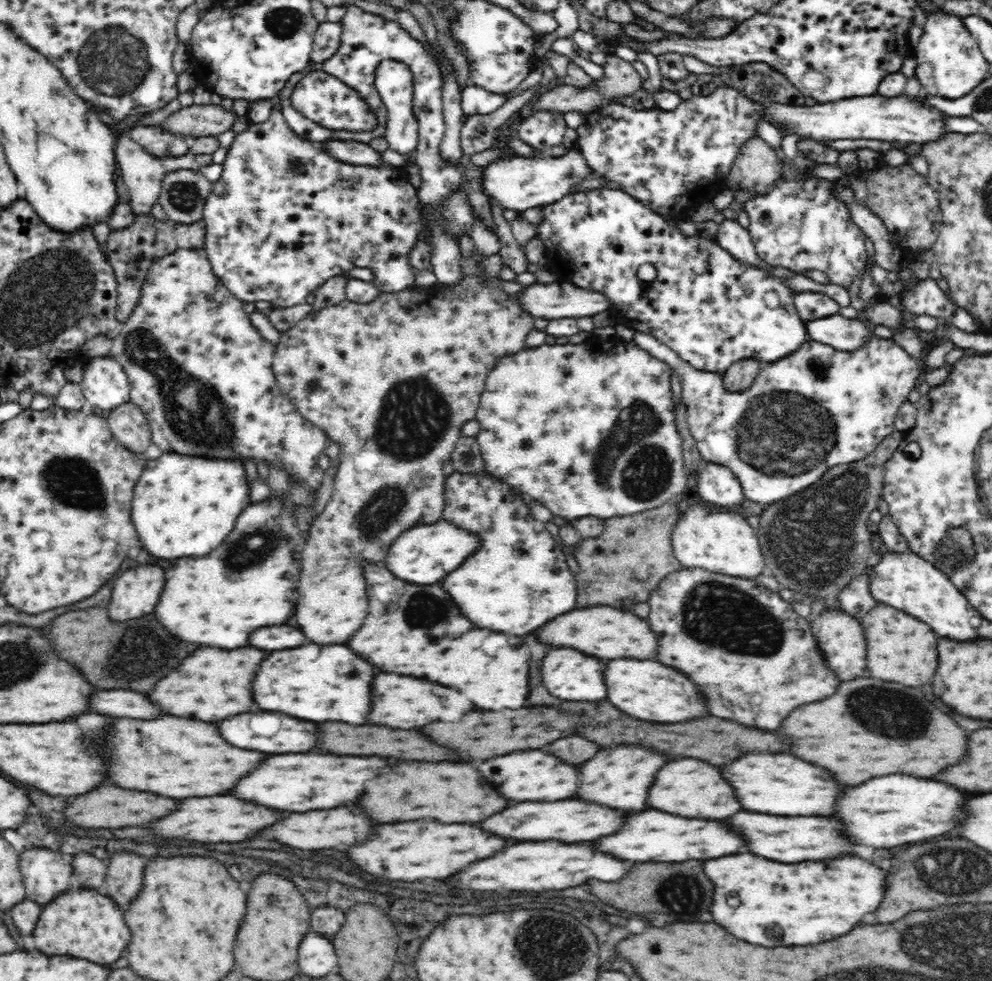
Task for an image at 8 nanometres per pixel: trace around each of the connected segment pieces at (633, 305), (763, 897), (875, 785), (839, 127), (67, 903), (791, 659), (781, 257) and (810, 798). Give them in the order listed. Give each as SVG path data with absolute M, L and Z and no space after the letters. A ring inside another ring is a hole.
M602 188L601 190L578 191L571 196L558 200L555 204L543 207L545 219L536 228L537 238L541 240L547 256L546 268L554 274L554 281L558 283L570 283L580 285L595 292L606 293L610 299L610 308L606 310L615 324L624 324L633 328L635 332L649 334L662 344L668 345L682 360L691 364L694 368L706 372L724 372L736 361L742 359L756 359L762 363L774 363L783 359L784 356L791 355L796 348L806 340L806 330L804 322L794 310L793 294L795 293L783 279L776 278L774 275L760 270L752 264L747 264L742 260L734 259L734 256L724 250L720 243L715 239L709 239L695 234L688 236L682 233L676 220L669 220L664 215L654 212L650 207L641 204L636 198L629 196L626 192L616 188ZM651 264L656 269L656 278L651 282L644 282L638 278L640 266Z
M738 854L738 856L726 856L718 860L708 860L706 862L706 874L716 882L716 896L714 896L714 906L712 906L712 916L714 922L720 926L728 928L736 938L752 942L752 944L764 944L768 948L776 946L800 946L800 944L820 944L820 940L832 940L832 936L844 936L848 928L856 928L856 924L862 922L866 914L872 914L872 908L880 908L880 896L884 896L884 870L876 868L874 864L862 860L862 858L844 858L844 860L834 860L834 862L802 862L802 864L782 864L782 862L772 862L772 860L760 860L760 856L752 854ZM732 898L738 898L738 904L732 906Z
M896 774L876 778L856 786L854 790L848 790L840 802L838 818L848 824L850 836L858 844L872 848L894 848L952 832L952 820L956 820L960 800L968 800L966 794L950 784Z
M878 95L863 96L854 99L840 99L834 103L816 103L815 105L794 106L771 102L764 104L762 118L764 123L777 129L779 133L796 135L800 139L815 142L835 142L837 140L878 140L898 144L934 143L949 134L945 123L942 123L939 109L924 110L918 102L904 98L884 97Z
M76 885L56 898L60 900L52 900L52 904L44 905L36 924L34 936L38 950L48 956L70 954L98 964L110 964L122 956L124 948L130 942L130 930L124 922L124 912L112 898Z
M702 568L677 569L651 590L648 603L651 612L645 620L654 632L662 634L660 662L692 678L710 700L714 716L730 718L744 726L776 730L776 724L780 724L792 708L824 700L828 692L836 692L836 684L842 684L842 680L836 680L836 676L828 672L810 621L796 615L792 605L780 594L772 593L754 579L706 572Z
M798 180L798 184L794 184L794 182L792 182L792 184L780 184L780 186L776 186L774 190L756 198L750 203L747 203L743 208L745 208L749 214L750 224L747 229L751 241L755 246L758 256L760 256L760 259L764 261L764 263L774 267L788 268L795 272L802 272L802 270L819 271L825 274L827 282L846 287L852 282L852 280L854 280L854 276L856 276L866 264L868 254L866 253L866 244L864 243L865 234L862 232L861 228L856 226L855 221L851 219L850 211L848 211L845 202L841 202L841 200L837 198L837 190L834 190L834 184L833 192L828 190L828 186L830 186L830 184L828 184L826 180L812 180L812 182L800 182L800 180Z
M750 754L732 764L732 770L724 770L724 776L734 782L746 810L770 816L824 816L832 808L836 788L840 788L840 782L832 780L824 768L816 768L792 754Z

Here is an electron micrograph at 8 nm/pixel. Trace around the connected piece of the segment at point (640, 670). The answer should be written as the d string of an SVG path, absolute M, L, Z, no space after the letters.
M610 660L606 670L606 682L610 700L648 722L658 724L676 724L676 720L688 720L688 716L708 716L704 708L700 708L700 696L692 692L692 680L680 676L674 668L668 668L660 662L652 660Z

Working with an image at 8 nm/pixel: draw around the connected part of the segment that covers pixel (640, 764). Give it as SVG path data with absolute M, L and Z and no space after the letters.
M640 746L606 748L596 758L582 764L584 780L582 780L580 798L612 808L626 808L626 810L646 808L648 784L652 784L652 776L656 776L656 768L660 768L664 760L672 760L672 758L664 756L664 752L648 752L648 748L640 748Z

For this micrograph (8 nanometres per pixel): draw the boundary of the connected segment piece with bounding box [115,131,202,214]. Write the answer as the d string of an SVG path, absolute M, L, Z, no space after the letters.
M126 131L115 134L116 138L116 165L118 174L124 179L129 191L129 205L135 214L150 214L152 205L158 202L162 189L162 180L168 172L176 170L192 170L200 174L202 166L196 162L196 155L188 153L184 156L173 158L157 158L145 152Z

